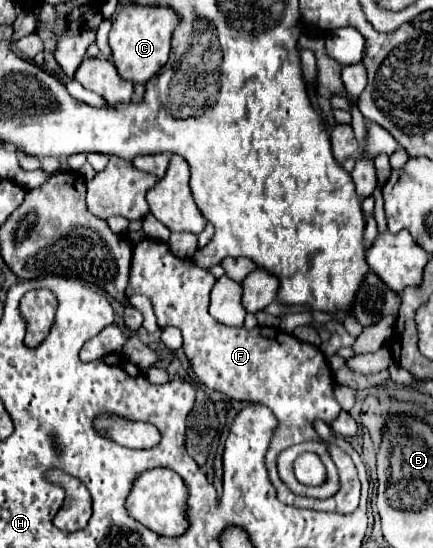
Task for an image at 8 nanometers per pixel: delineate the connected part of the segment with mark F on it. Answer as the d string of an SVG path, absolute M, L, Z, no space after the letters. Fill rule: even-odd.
M143 239L133 249L131 277L129 277L127 291L143 293L151 299L157 325L161 329L165 327L181 329L185 355L189 357L191 367L203 385L227 395L229 399L267 405L275 413L275 417L281 421L281 431L277 431L277 437L273 437L273 445L265 459L267 459L271 481L277 489L277 497L283 503L293 507L307 507L313 511L353 513L359 505L361 485L359 485L357 469L351 457L341 449L331 449L331 457L341 473L339 475L341 489L331 499L321 501L321 499L295 495L289 491L289 487L279 479L275 471L277 457L281 451L285 451L291 445L307 441L307 435L317 435L311 425L315 419L323 419L325 423L331 423L341 411L341 405L337 403L333 393L335 381L333 381L333 373L327 365L325 355L317 347L303 343L281 329L259 327L259 329L247 331L239 327L221 325L217 319L209 315L209 293L215 281L217 279L207 269L193 265L191 259L175 257L169 251L167 243L155 241L155 239Z

